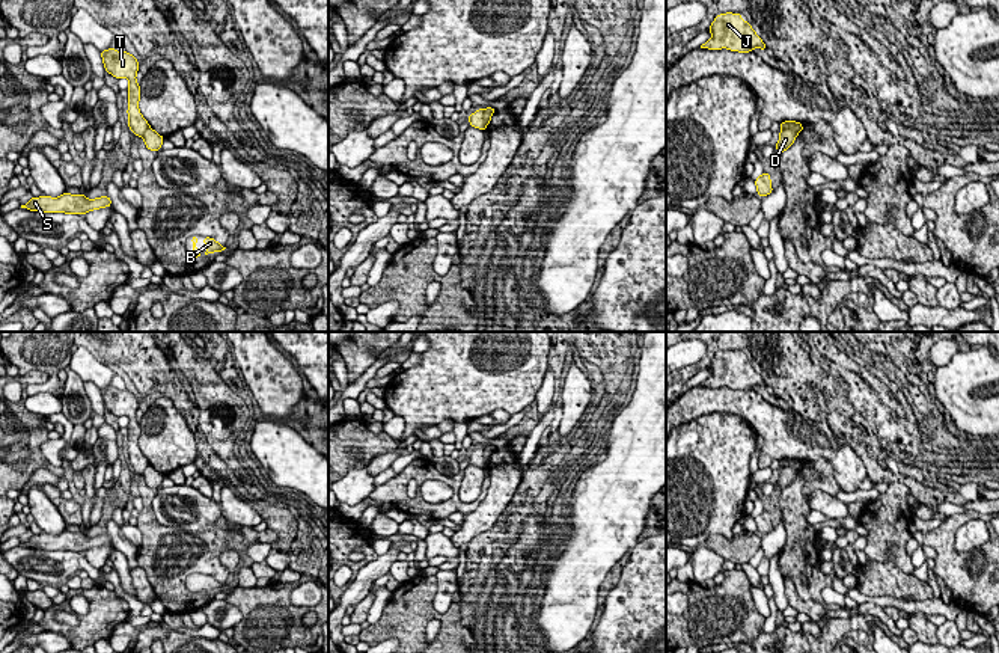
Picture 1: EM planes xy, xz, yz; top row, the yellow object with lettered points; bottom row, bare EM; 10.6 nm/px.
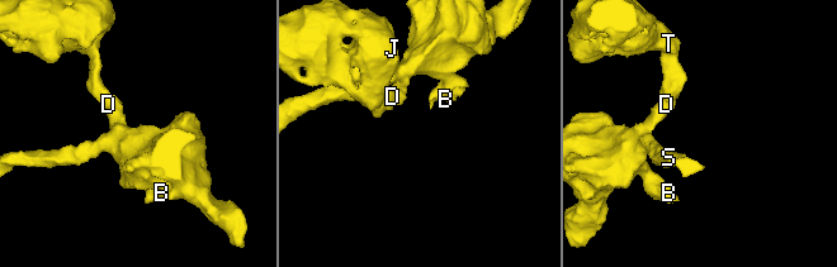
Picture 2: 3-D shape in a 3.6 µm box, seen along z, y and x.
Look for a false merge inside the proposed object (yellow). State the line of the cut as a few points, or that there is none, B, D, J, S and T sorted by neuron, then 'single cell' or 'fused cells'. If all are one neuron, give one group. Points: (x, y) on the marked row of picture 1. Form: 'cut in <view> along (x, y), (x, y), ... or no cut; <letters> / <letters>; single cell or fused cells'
cut in yz along (781, 128), (790, 128), (797, 133); B D S / J T; fused cells

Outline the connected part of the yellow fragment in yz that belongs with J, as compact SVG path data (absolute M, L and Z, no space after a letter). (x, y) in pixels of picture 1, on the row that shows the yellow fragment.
M720 14L714 18L708 30L713 38L701 48L750 53L753 48L767 50L762 39L750 27L749 21L741 20L741 14Z

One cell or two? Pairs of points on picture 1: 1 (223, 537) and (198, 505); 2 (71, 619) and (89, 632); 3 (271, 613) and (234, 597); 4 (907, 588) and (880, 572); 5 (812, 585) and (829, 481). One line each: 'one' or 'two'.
1: two
2: two
3: one
4: one
5: two

